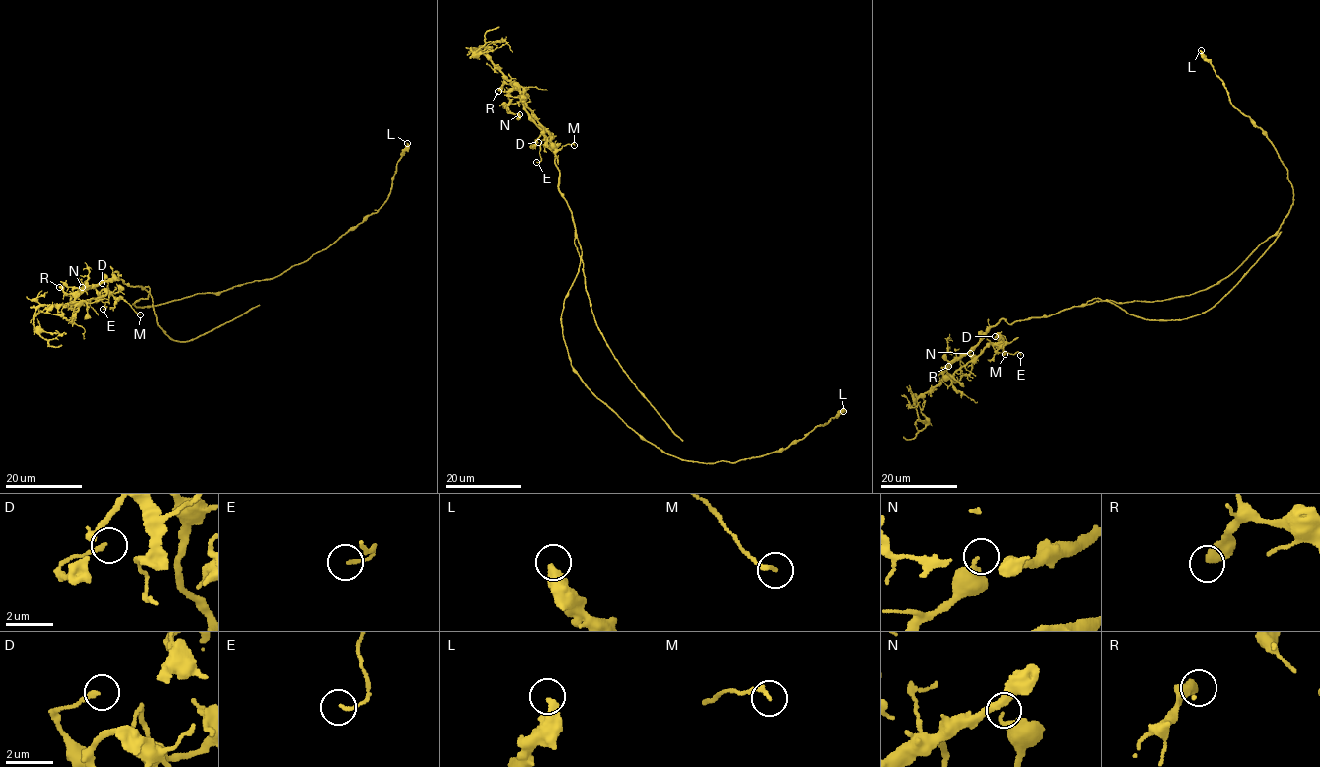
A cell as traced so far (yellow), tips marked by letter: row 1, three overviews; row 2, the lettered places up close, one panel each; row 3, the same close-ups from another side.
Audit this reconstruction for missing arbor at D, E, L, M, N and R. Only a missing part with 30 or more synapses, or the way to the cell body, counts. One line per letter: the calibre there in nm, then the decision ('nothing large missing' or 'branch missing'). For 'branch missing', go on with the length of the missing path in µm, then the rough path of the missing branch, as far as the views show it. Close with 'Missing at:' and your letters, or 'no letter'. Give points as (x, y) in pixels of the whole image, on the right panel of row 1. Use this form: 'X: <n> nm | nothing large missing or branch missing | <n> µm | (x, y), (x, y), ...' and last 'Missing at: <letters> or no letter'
D: 190 nm | nothing large missing
E: 120 nm | nothing large missing
L: 360 nm | nothing large missing
M: 170 nm | nothing large missing
N: 260 nm | nothing large missing
R: 500 nm | nothing large missing
Missing at: no letter

